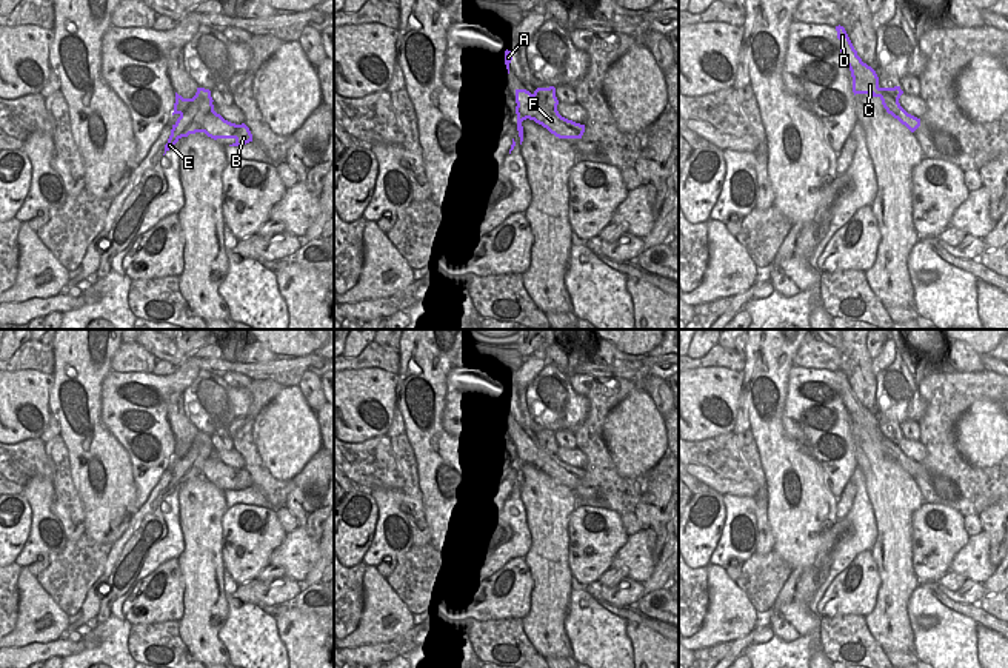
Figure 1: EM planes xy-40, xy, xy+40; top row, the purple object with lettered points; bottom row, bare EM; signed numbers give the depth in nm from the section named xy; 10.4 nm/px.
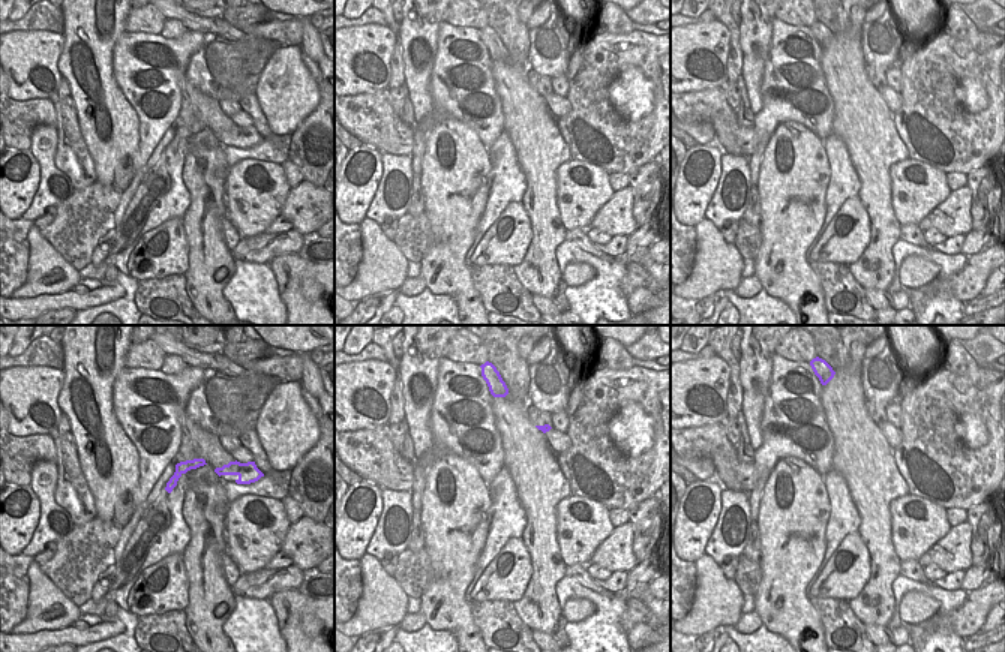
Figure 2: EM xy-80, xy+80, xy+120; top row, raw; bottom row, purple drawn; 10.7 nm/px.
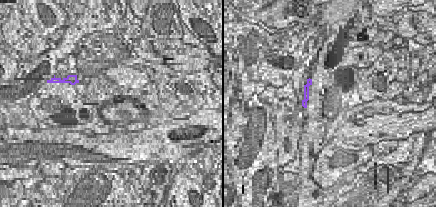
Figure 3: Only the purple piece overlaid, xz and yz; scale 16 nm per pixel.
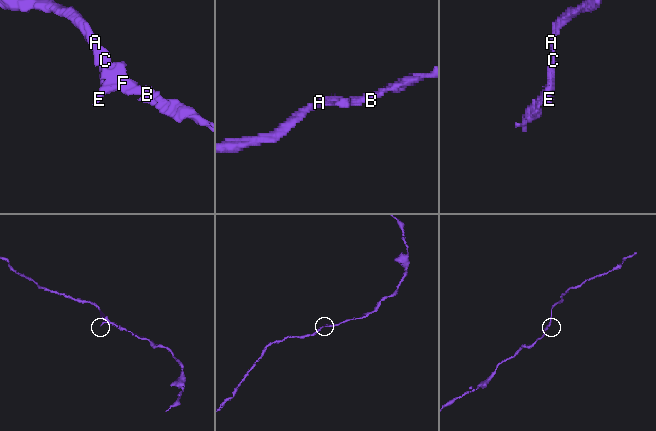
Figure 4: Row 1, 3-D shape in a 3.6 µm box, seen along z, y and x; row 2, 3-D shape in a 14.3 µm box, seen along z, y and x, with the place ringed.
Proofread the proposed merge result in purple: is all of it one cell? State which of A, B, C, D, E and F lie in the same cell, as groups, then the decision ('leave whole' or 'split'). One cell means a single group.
A B C D E F | leave whole

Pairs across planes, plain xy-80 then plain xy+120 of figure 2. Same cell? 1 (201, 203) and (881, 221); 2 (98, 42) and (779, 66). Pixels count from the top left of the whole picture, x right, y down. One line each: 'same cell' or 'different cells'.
1: same cell
2: different cells

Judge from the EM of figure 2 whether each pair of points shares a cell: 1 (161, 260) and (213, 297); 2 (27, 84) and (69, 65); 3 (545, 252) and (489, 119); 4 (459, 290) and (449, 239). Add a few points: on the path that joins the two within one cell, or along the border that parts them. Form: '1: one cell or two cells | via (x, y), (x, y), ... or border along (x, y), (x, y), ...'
1: two cells | border along (185, 237), (188, 246), (188, 270), (185, 275)
2: two cells | border along (65, 36), (65, 44), (57, 59), (60, 75)
3: two cells | border along (497, 95), (501, 104), (504, 129)
4: one cell | via (453, 278), (449, 273), (449, 251)

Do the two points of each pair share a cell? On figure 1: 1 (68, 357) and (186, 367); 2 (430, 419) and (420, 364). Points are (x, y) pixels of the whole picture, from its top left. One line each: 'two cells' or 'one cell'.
1: two cells
2: one cell

